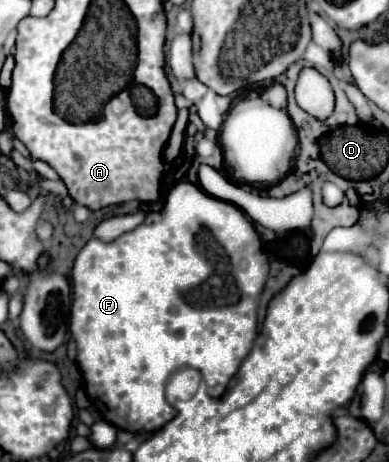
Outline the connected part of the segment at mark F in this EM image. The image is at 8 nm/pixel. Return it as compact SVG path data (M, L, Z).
M177 183L167 199L165 199L165 207L161 211L161 221L151 223L151 225L139 225L137 229L121 235L119 239L105 243L99 239L91 239L81 253L75 259L73 271L71 271L71 279L73 279L73 307L71 307L71 335L77 343L77 363L79 369L83 373L83 381L85 381L85 391L89 395L89 399L93 401L93 405L97 407L97 411L101 413L101 417L105 421L109 421L111 425L115 425L117 429L129 431L129 433L139 433L139 431L157 431L161 429L165 423L169 423L175 417L175 409L171 405L167 405L165 399L165 385L169 381L169 377L183 367L193 367L197 369L205 383L207 383L207 393L211 397L221 397L221 393L225 391L225 385L229 383L229 377L233 377L233 373L237 373L241 361L247 357L247 353L253 347L255 337L260 333L258 331L258 309L257 301L261 295L261 289L267 281L267 271L269 271L269 257L263 251L261 239L257 235L257 231L253 229L251 221L247 219L247 215L243 213L243 209L239 209L237 205L229 203L229 201L221 201L217 197L211 197L209 193L205 193L203 189L199 189L193 183Z

